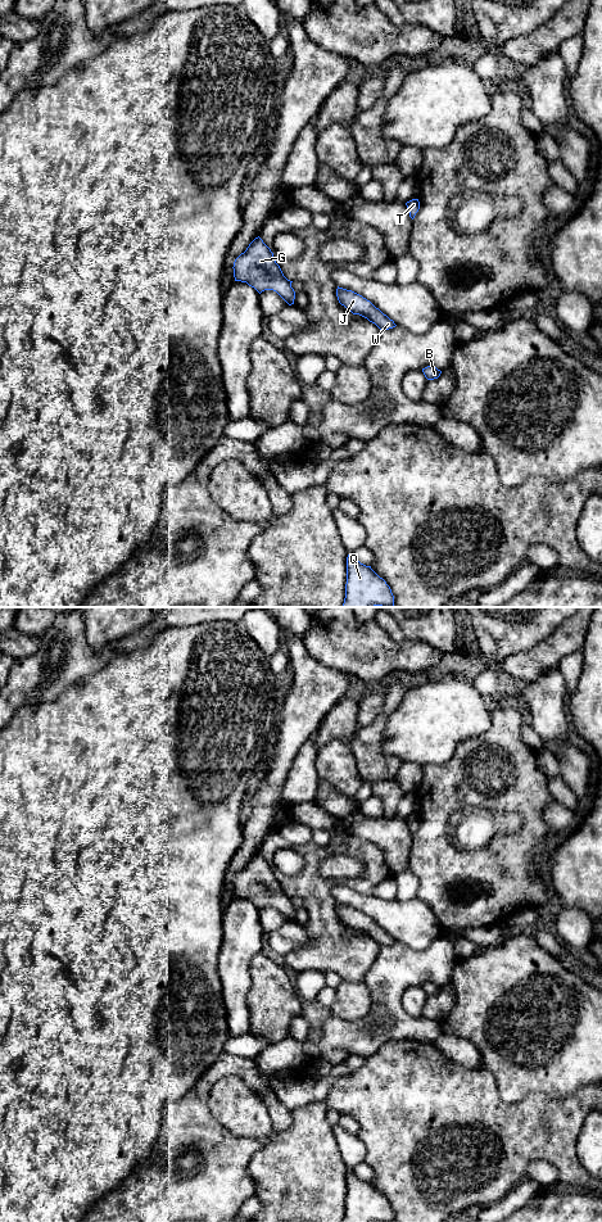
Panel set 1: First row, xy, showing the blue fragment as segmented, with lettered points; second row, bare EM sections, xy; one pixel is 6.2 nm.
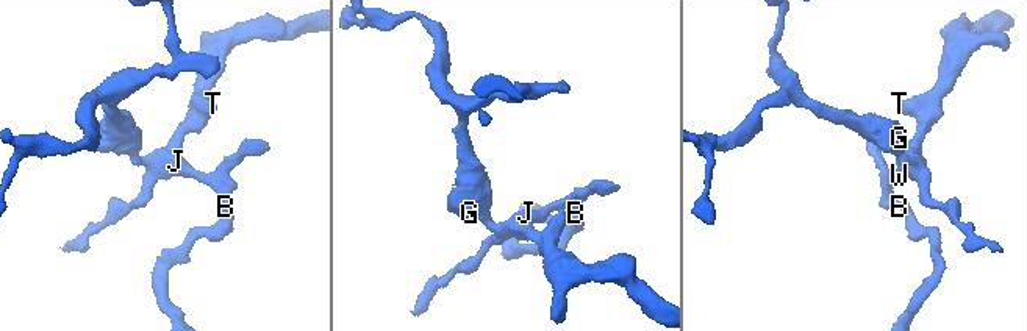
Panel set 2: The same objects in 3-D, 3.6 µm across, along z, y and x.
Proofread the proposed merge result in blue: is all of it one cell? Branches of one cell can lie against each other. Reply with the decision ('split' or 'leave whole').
leave whole

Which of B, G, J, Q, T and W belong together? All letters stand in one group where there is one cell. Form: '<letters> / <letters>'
B G J Q T W

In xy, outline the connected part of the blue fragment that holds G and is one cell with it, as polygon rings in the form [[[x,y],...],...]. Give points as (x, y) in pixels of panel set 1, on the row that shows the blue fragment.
[[[259,236],[235,259],[232,268],[235,281],[246,282],[259,294],[264,290],[273,290],[289,306],[294,304],[293,281],[284,276],[273,253]]]

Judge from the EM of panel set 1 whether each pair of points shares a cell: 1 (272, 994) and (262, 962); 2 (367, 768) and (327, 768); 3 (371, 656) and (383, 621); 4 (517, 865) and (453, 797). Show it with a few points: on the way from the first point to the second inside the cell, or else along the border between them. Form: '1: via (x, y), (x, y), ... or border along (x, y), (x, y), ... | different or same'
1: via (272, 986), (262, 969) | same
2: border along (347, 742), (360, 777), (363, 781) | different
3: border along (375, 620), (393, 641), (401, 642), (406, 638) | different
4: via (488, 865), (465, 865), (440, 841), (440, 827) | same

